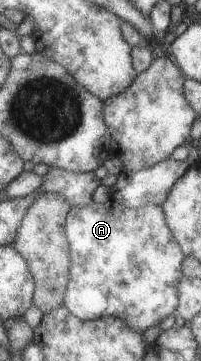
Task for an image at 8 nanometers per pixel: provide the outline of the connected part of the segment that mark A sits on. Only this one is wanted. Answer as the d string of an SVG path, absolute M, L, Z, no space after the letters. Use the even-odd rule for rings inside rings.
M110 197L104 203L93 201L86 207L73 206L66 225L72 261L71 279L64 303L71 313L82 321L118 317L136 333L158 325L170 314L176 315L176 285L183 276L181 263L185 255L168 229L160 206L129 208Z

